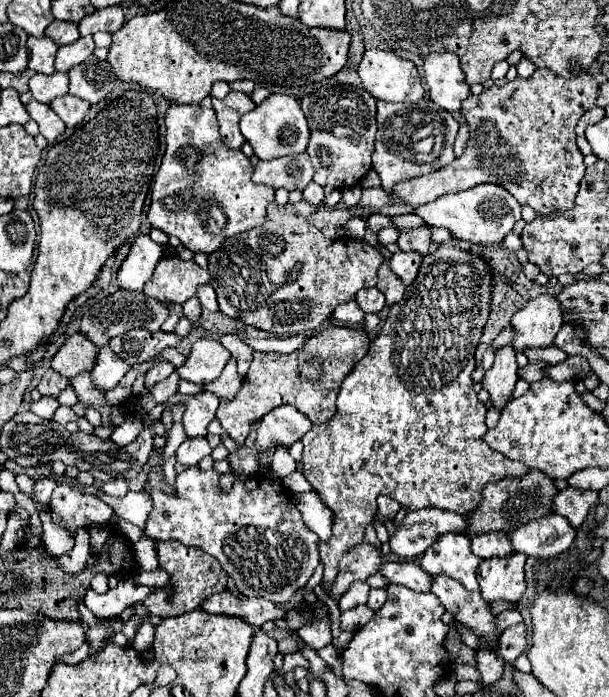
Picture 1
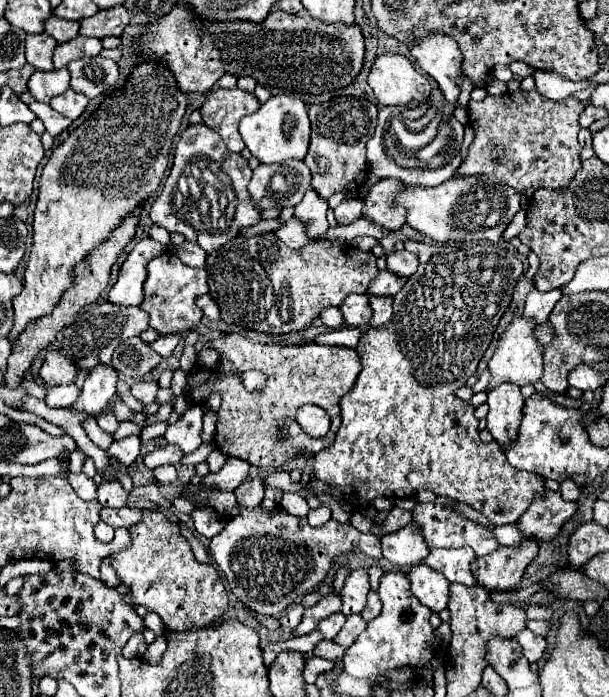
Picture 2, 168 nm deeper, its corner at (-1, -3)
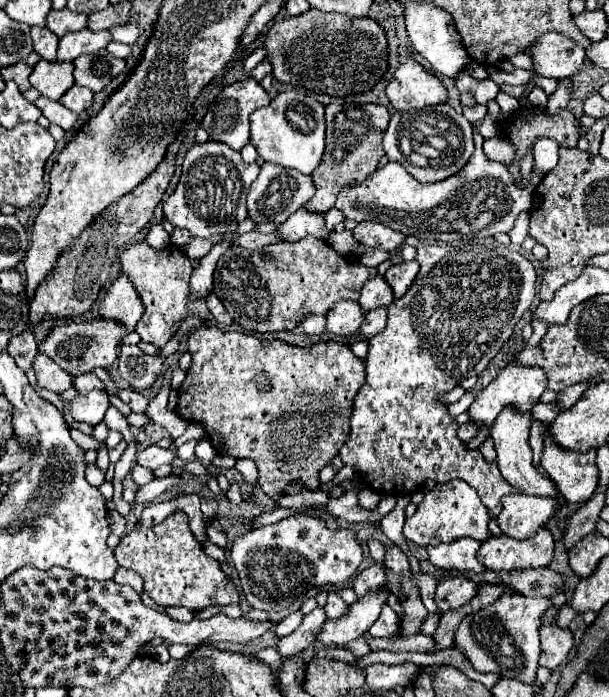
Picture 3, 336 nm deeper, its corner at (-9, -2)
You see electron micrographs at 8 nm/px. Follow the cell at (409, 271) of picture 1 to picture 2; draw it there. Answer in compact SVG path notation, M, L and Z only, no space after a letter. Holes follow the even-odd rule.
M388 268L380 270L378 276L372 280L372 286L368 288L368 294L376 294L376 296L394 296L396 292L402 290L402 286L406 284L406 278L390 272Z

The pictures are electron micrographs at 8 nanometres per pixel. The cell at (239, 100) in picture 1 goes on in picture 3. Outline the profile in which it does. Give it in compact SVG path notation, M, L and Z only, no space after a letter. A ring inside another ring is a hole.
M246 77L242 81L226 85L218 93L218 97L212 101L212 105L208 107L208 113L202 119L202 127L210 135L210 141L220 141L220 143L226 143L230 149L240 151L250 137L250 121L248 121L250 113L260 107L266 107L268 103L270 103L270 95L260 87L260 83L252 77Z

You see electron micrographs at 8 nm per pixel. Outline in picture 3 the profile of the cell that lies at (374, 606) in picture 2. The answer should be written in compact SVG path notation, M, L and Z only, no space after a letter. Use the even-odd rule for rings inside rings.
M384 605L384 611L380 613L380 617L372 625L372 629L368 629L368 633L372 637L392 637L398 633L398 625L400 625L398 615L388 605Z

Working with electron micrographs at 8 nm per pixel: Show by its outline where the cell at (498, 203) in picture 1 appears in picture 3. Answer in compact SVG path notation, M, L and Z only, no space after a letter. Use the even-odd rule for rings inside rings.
M474 133L476 151L468 165L460 173L438 181L420 183L400 163L386 163L370 173L362 183L344 185L336 199L336 209L344 213L346 219L354 221L378 221L390 229L404 235L414 235L422 241L464 241L476 237L490 237L494 233L506 233L512 229L516 217L522 211L530 211L532 193L538 187L542 175L536 169L530 173L530 183L526 189L514 185L512 175L500 163L490 161L482 151L482 137Z

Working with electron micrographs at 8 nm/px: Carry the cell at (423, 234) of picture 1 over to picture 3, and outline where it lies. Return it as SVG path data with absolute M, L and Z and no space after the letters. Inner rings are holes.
M416 261L398 263L398 265L392 265L392 267L386 271L384 279L386 279L386 283L392 287L392 293L394 293L396 299L402 297L402 295L408 291L408 287L412 285L416 273L418 273Z

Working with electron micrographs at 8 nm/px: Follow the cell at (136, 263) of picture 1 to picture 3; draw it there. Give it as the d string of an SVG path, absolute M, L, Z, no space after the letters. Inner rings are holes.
M126 277L114 279L100 303L100 317L114 319L128 331L134 331L140 313L144 313L144 307L140 307L140 297L136 297L136 289L132 289L130 281Z

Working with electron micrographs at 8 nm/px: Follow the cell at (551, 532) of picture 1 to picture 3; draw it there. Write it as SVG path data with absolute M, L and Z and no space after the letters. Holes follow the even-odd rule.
M370 539L370 541L368 541L368 549L370 549L370 557L372 557L374 561L378 561L378 563L382 563L382 561L384 561L386 547L384 547L380 541L376 541L376 539Z

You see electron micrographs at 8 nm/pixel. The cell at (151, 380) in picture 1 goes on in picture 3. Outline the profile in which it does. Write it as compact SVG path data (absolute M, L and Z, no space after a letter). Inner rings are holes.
M120 389L120 391L116 391L116 397L122 399L122 403L126 403L130 407L130 411L134 411L134 413L144 413L148 407L146 395L136 393L134 389Z

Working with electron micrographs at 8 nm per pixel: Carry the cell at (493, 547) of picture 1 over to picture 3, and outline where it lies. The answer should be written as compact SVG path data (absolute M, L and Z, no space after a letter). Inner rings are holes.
M452 479L446 483L436 483L436 487L424 495L424 499L416 507L416 513L406 519L404 535L406 539L424 547L456 541L460 537L486 541L490 537L488 521L490 521L488 509L482 505L478 493L466 481Z

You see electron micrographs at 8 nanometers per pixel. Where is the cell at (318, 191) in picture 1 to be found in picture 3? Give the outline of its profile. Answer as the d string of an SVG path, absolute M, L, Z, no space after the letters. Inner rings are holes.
M304 207L298 209L296 213L292 213L292 217L288 217L288 221L284 221L276 229L276 233L286 243L300 241L306 235L314 235L318 239L326 239L328 237L328 231L324 227L324 215L308 213Z

